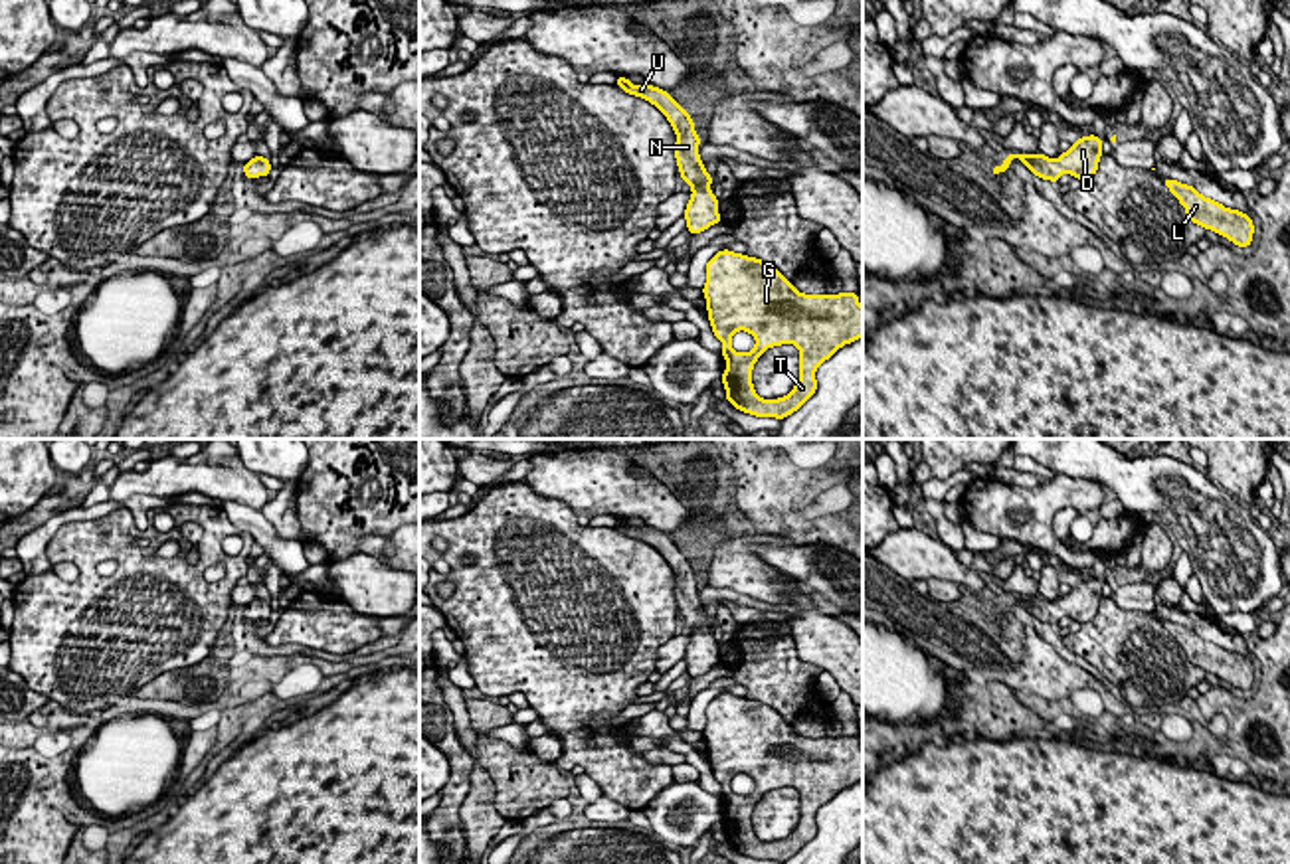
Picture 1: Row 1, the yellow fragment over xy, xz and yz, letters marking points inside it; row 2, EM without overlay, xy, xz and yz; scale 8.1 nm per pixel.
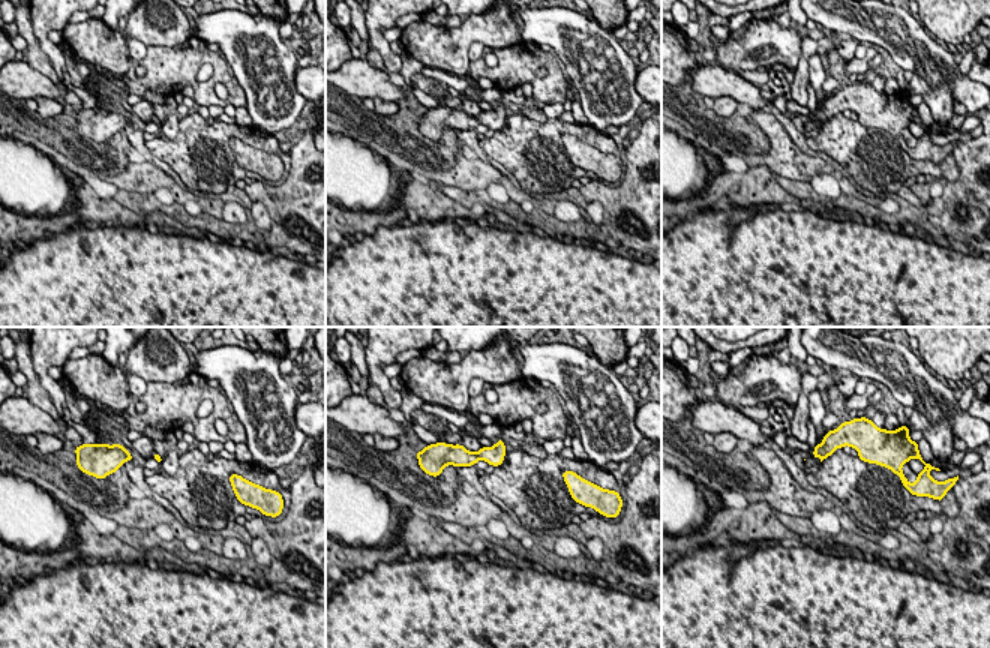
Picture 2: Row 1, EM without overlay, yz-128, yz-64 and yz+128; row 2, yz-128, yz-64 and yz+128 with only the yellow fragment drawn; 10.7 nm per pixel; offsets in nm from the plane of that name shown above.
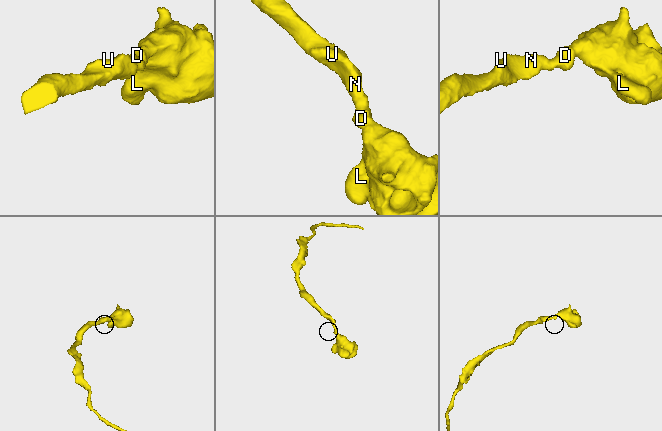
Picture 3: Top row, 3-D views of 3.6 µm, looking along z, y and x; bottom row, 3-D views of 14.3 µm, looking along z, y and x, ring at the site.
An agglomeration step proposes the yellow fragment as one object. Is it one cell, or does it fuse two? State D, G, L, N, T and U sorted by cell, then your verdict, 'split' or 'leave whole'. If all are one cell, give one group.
groups D G L N T U; leave whole

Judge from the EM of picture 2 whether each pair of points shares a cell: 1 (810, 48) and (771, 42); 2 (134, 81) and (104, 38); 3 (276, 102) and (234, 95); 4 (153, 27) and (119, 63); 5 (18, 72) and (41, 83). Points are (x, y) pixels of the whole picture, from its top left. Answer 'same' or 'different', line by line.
1: different
2: different
3: different
4: same
5: same

